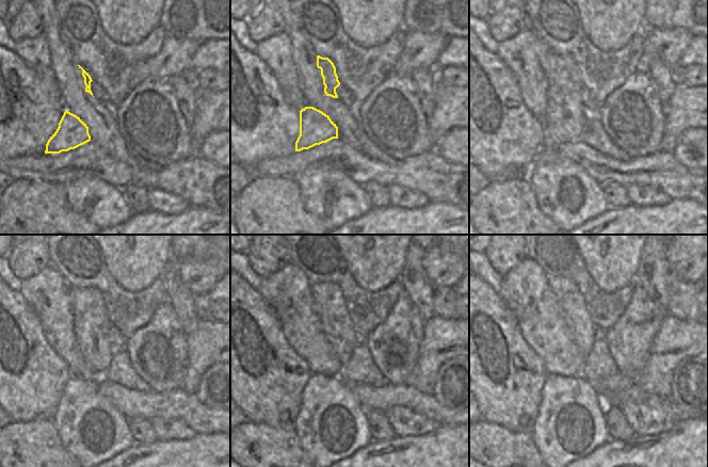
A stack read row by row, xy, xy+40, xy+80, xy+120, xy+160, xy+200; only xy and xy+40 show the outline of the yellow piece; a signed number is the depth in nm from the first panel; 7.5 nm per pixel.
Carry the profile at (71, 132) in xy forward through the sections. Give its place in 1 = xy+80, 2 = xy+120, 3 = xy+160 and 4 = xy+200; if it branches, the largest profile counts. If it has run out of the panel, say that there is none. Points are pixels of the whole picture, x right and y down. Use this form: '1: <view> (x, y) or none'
1: xy+80 (565, 118)
2: xy+120 (93, 342)
3: xy+160 (337, 326)
4: xy+200 (581, 329)

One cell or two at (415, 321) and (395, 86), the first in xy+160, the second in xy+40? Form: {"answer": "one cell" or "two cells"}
{"answer": "one cell"}

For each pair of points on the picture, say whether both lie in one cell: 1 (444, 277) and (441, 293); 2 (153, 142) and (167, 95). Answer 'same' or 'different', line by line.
1: different
2: same

